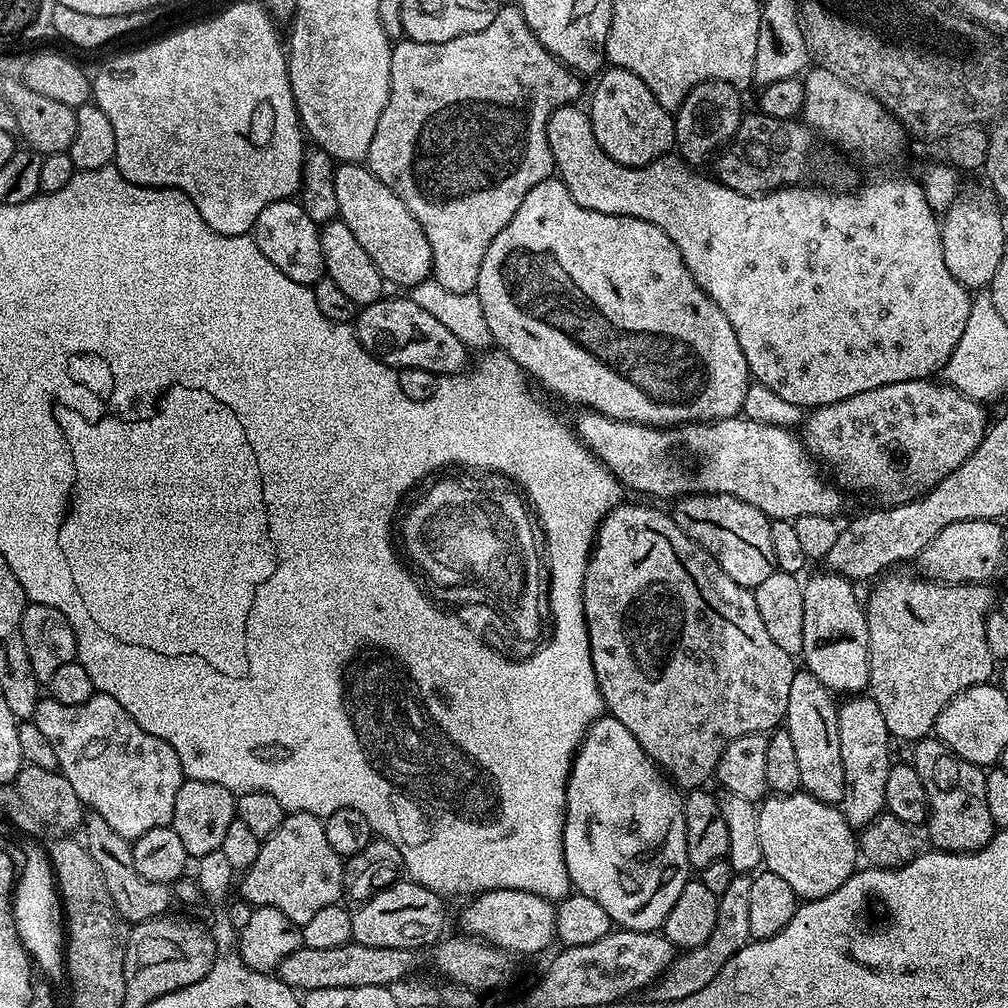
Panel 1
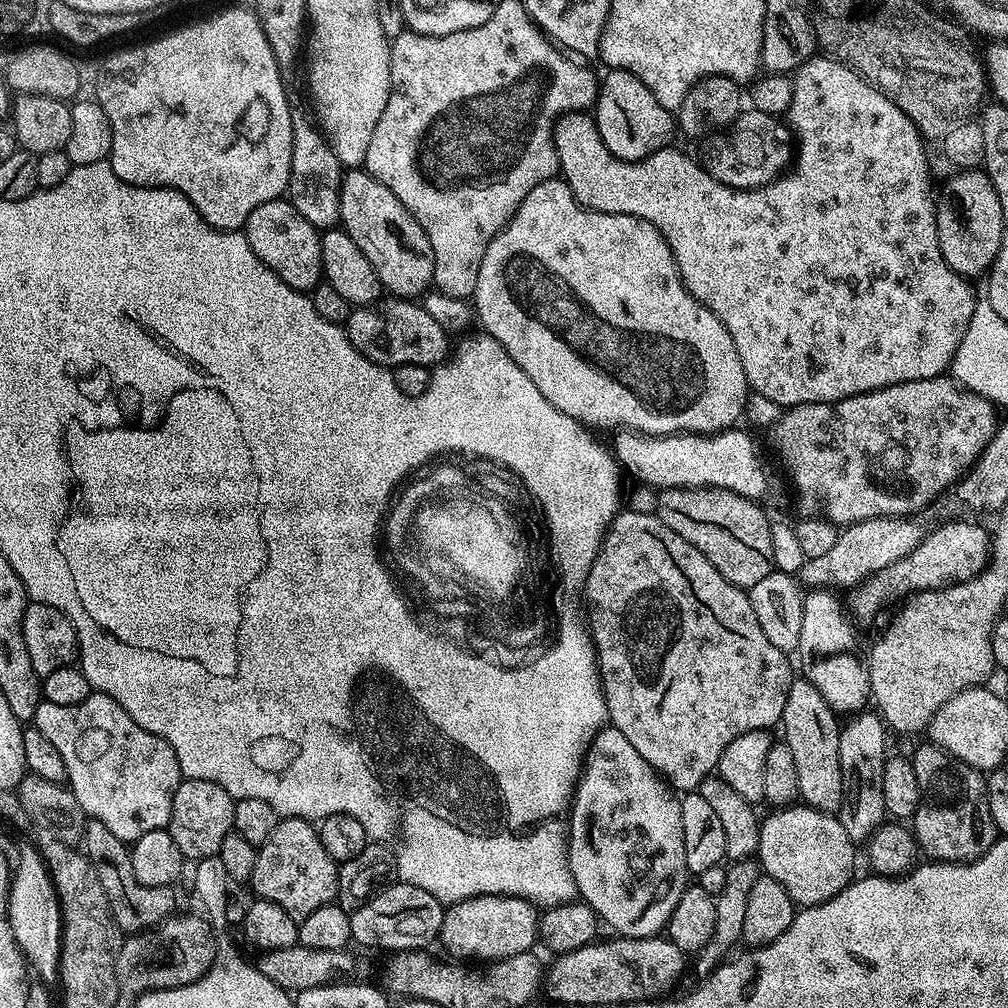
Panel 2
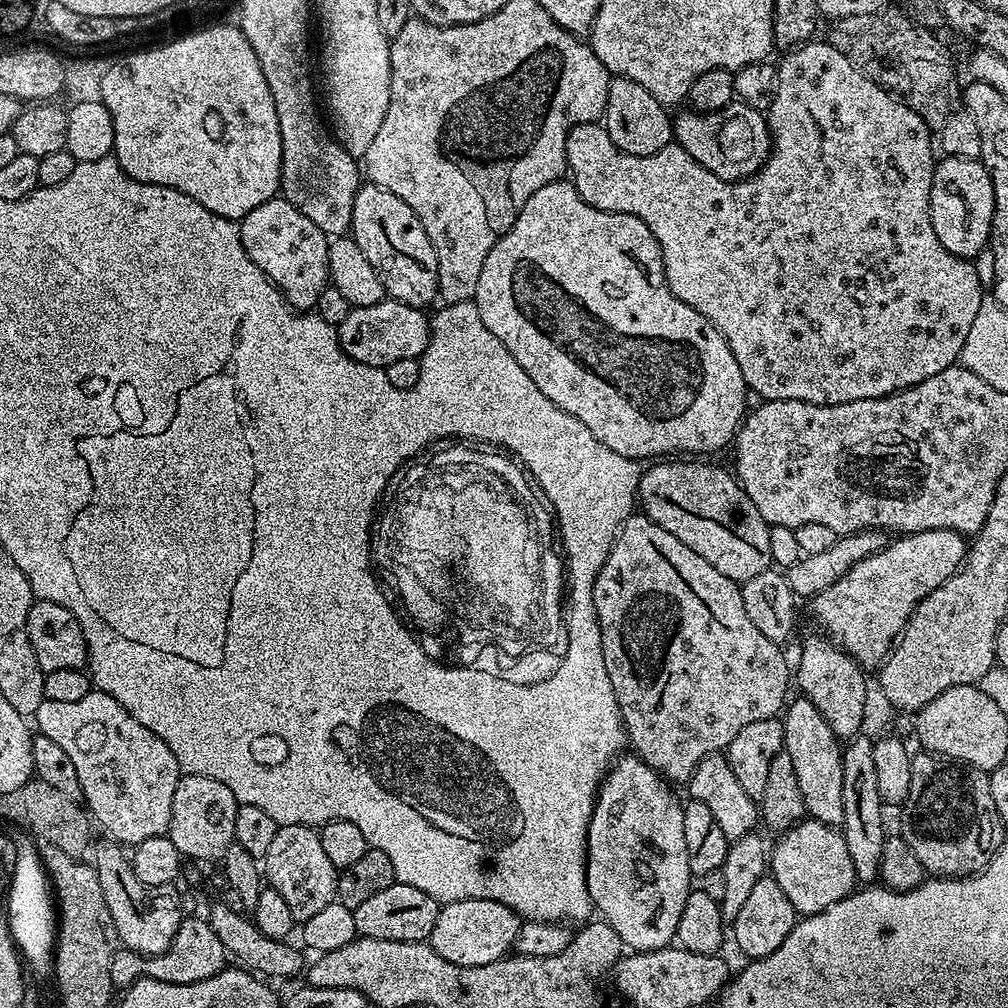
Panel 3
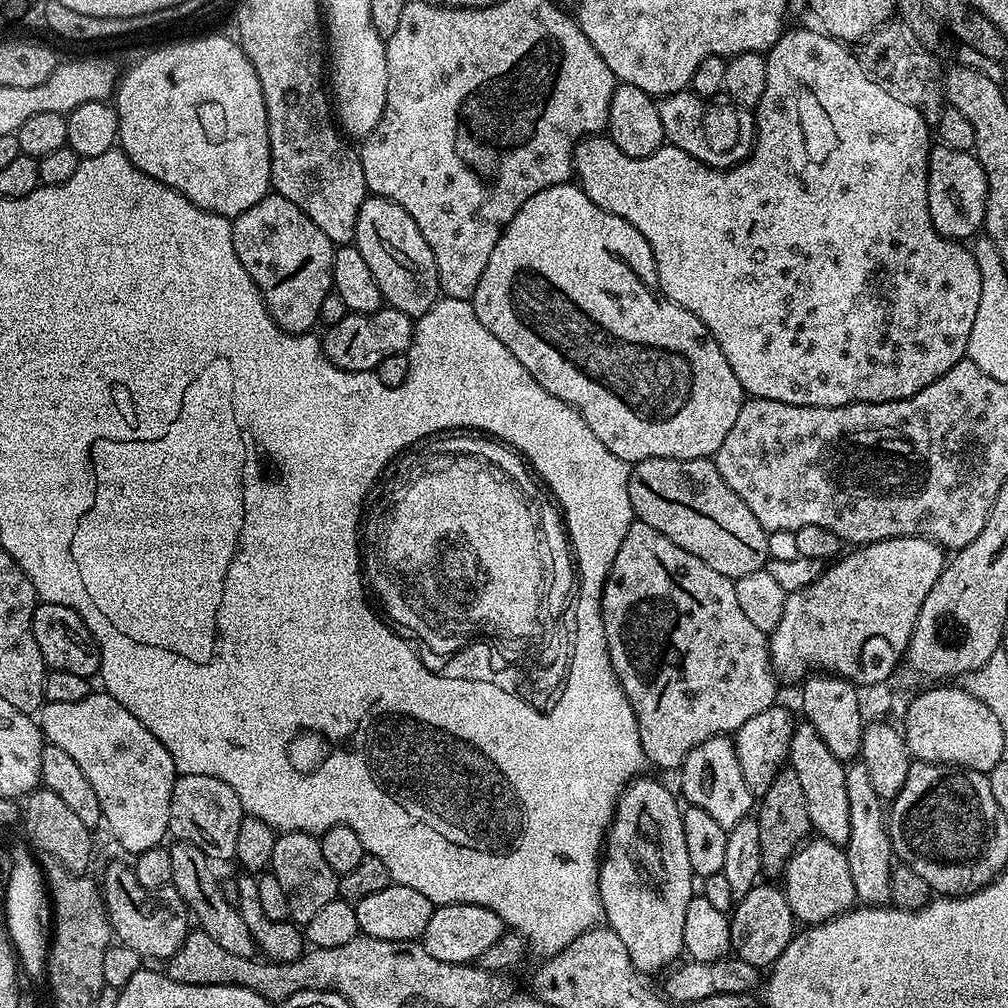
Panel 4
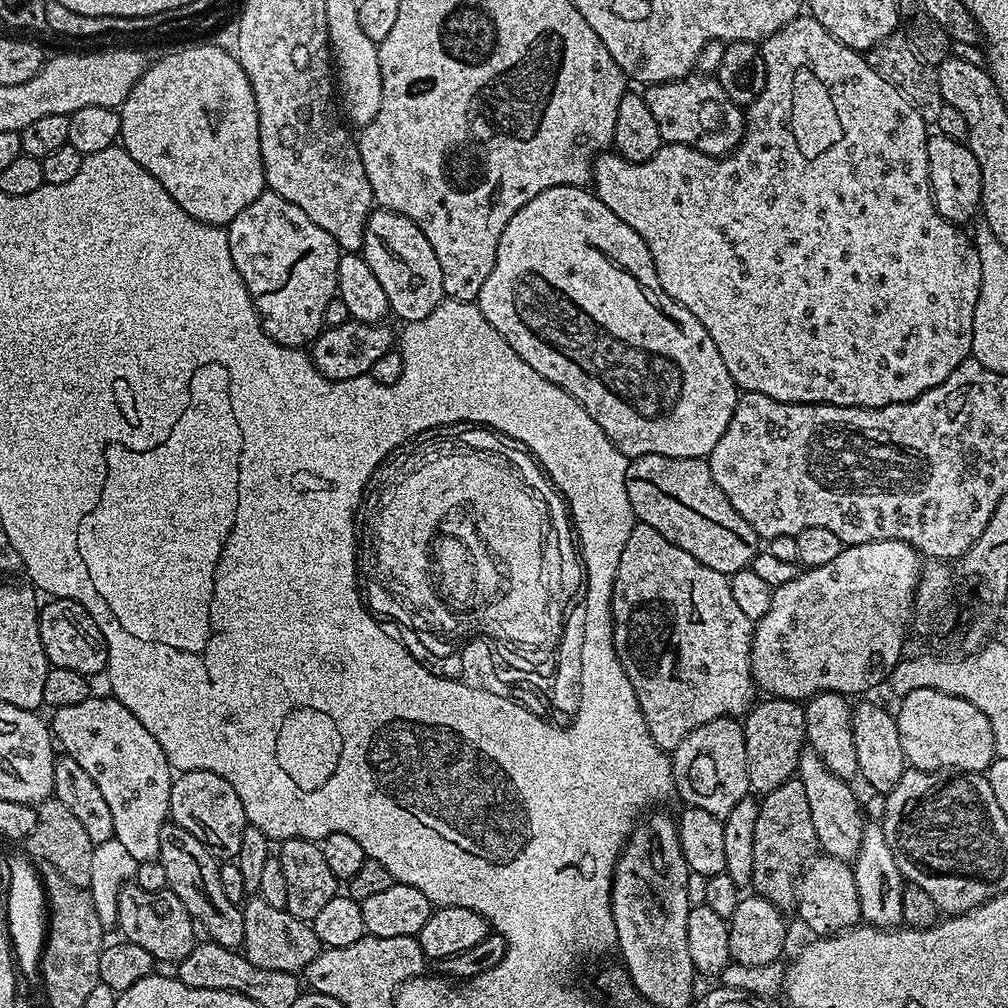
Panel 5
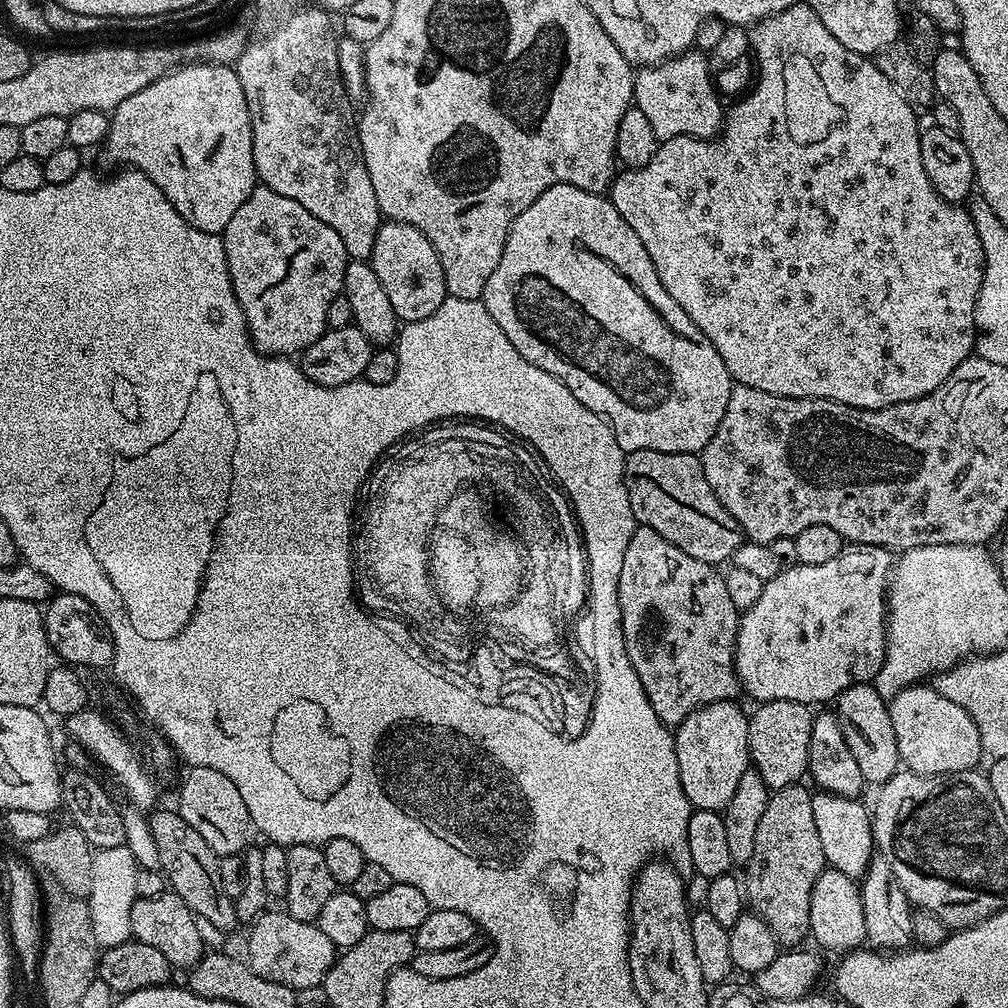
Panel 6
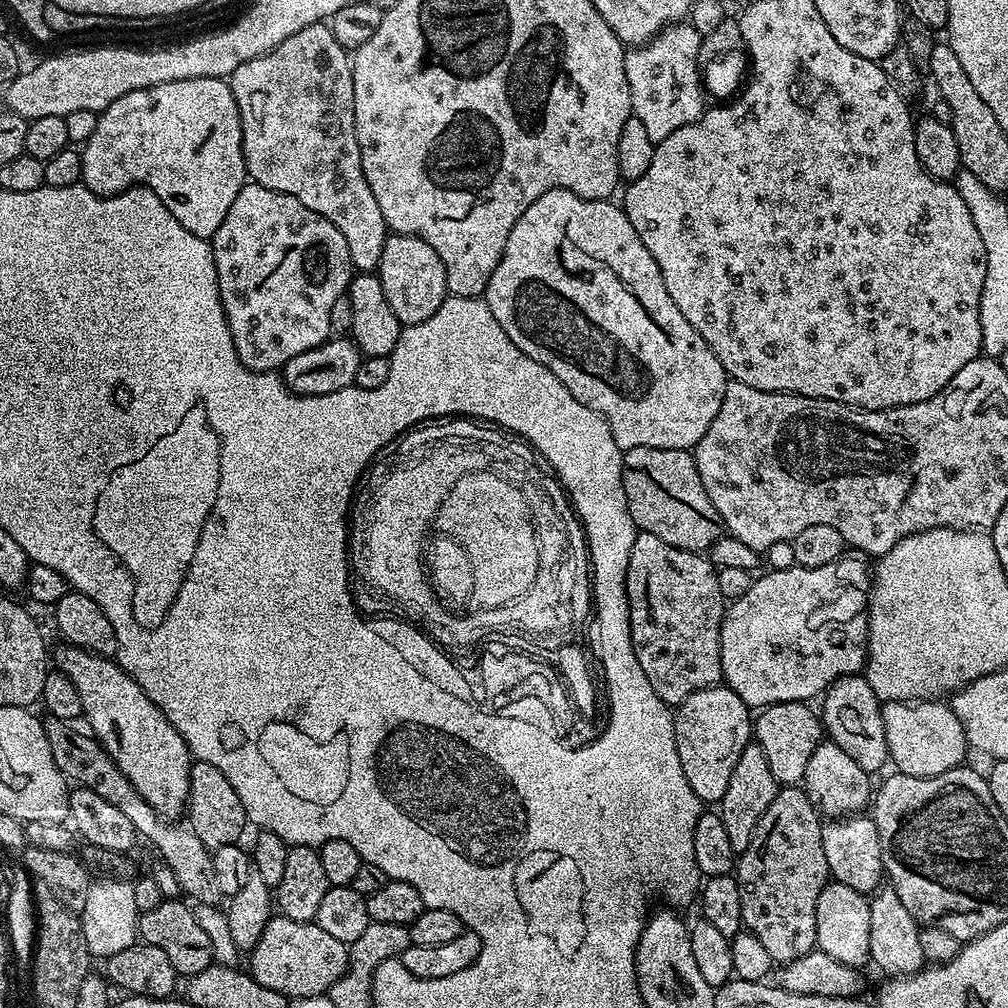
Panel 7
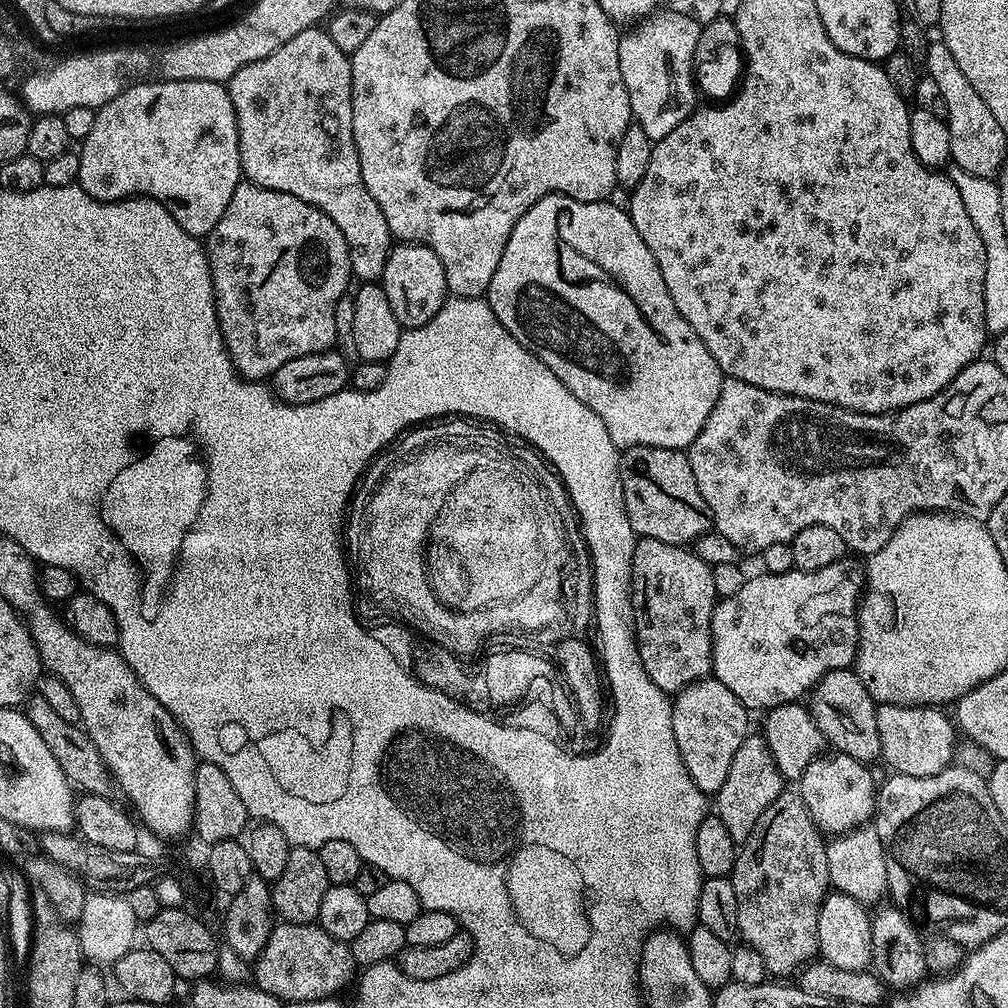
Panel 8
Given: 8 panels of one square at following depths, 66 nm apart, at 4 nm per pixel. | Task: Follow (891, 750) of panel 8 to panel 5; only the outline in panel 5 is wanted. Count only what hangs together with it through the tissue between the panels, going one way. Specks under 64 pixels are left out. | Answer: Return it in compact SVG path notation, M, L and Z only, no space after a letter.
M934 689L910 690L898 700L900 709L895 709L898 738L902 741L902 754L911 767L920 772L938 772L955 770L956 772L987 773L988 767L996 759L994 733L990 721L981 710L964 698L956 698L951 694Z

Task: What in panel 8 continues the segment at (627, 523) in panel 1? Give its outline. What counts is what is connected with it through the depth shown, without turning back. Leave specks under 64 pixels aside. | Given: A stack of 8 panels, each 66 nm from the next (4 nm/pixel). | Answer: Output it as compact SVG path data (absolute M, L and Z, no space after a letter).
M637 539L632 559L632 617L636 620L636 641L648 677L663 692L681 692L687 684L705 679L712 670L712 615L718 597L714 590L712 565L702 562L695 551L679 544Z

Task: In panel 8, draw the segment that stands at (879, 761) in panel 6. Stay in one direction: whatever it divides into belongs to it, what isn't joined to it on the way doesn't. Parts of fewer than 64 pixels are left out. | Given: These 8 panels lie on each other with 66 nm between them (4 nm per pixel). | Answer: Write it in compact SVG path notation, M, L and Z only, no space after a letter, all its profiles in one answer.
M839 668L828 672L810 693L810 711L825 741L836 747L841 756L849 756L861 762L872 762L880 756L878 742L878 718L876 701L870 698L866 686L858 679L852 668Z

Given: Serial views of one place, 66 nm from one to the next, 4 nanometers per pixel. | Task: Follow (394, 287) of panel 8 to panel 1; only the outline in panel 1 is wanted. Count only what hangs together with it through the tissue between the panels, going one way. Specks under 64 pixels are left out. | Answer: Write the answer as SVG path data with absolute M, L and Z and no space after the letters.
M340 164L334 174L334 194L338 198L338 218L350 226L354 238L362 245L362 250L370 254L370 262L378 266L382 278L389 285L411 290L432 275L432 255L422 226L406 210L402 198L390 190L365 166Z

